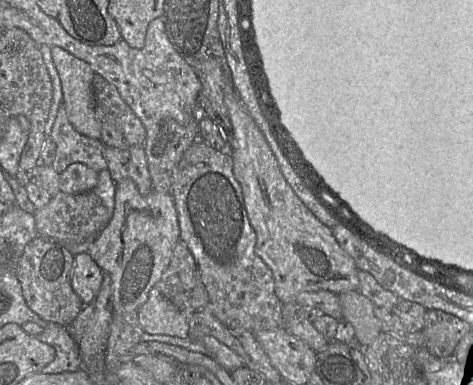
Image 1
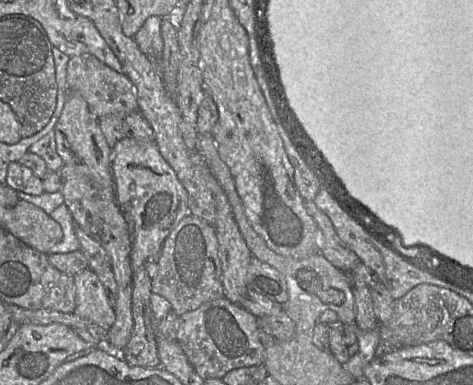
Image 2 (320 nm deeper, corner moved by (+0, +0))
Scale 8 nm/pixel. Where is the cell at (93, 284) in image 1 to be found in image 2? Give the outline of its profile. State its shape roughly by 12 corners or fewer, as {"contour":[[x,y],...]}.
{"contour":[[97,274],[74,276],[74,313],[109,330],[116,315]]}

